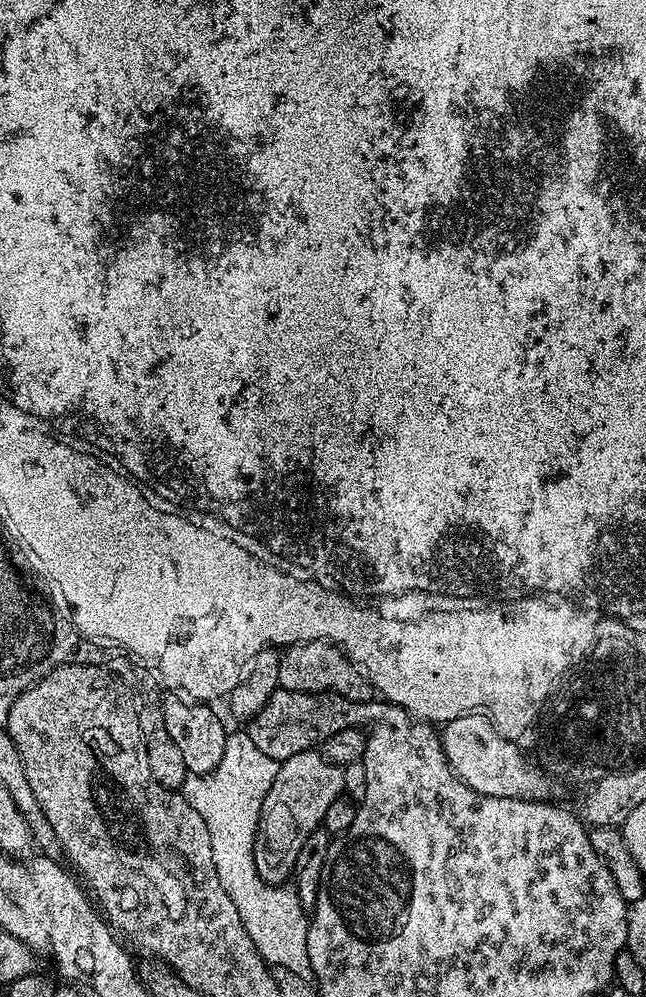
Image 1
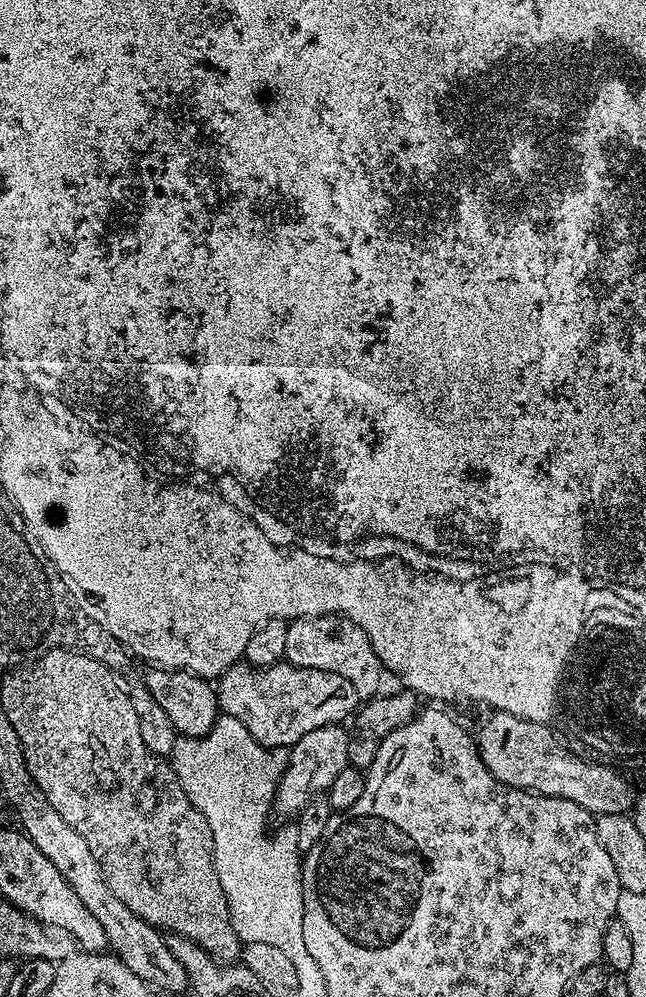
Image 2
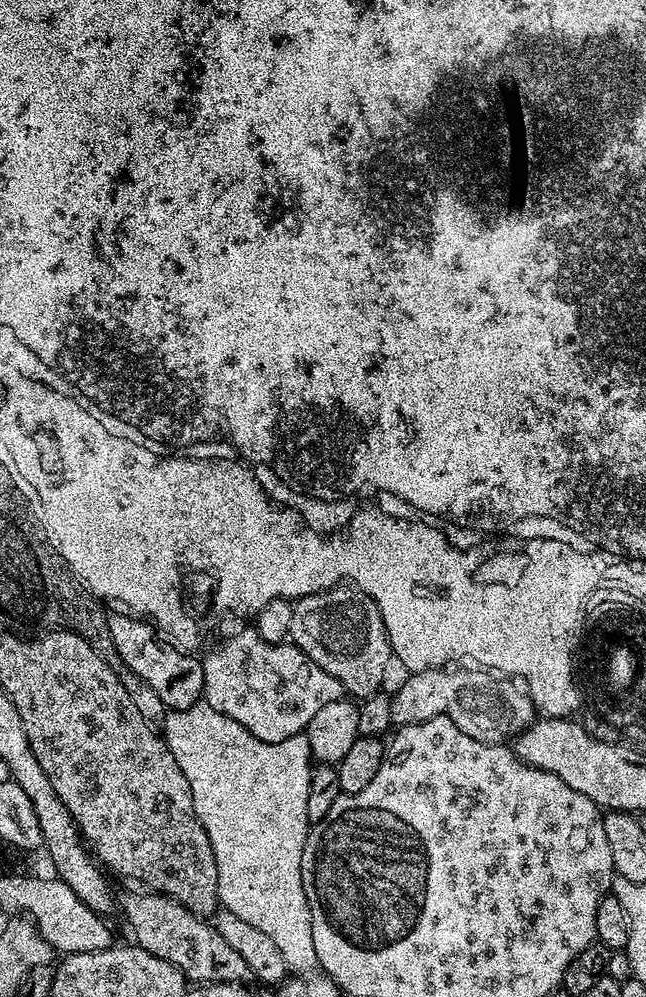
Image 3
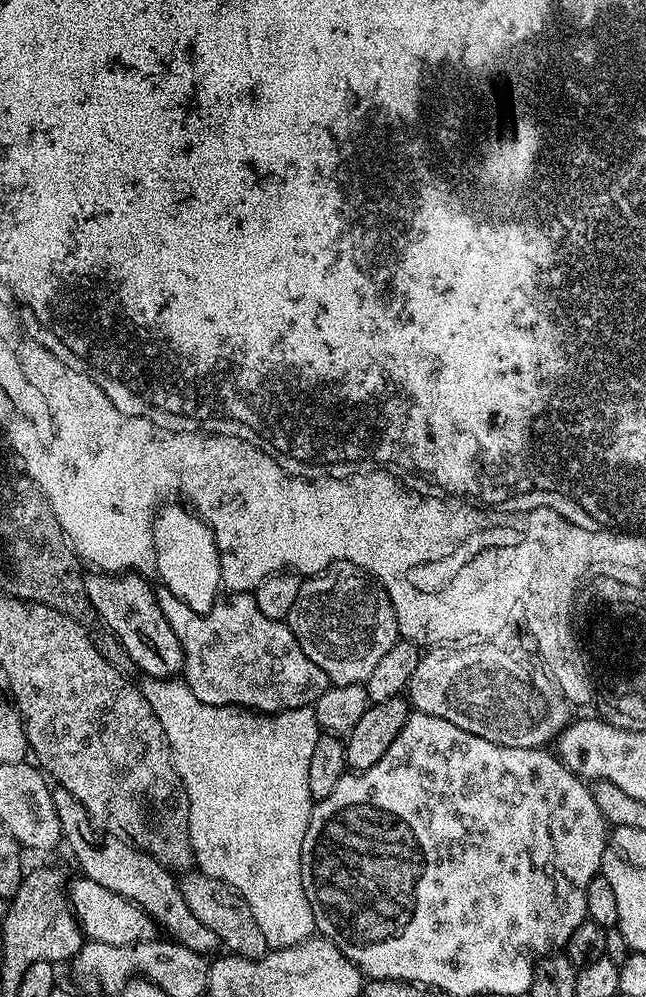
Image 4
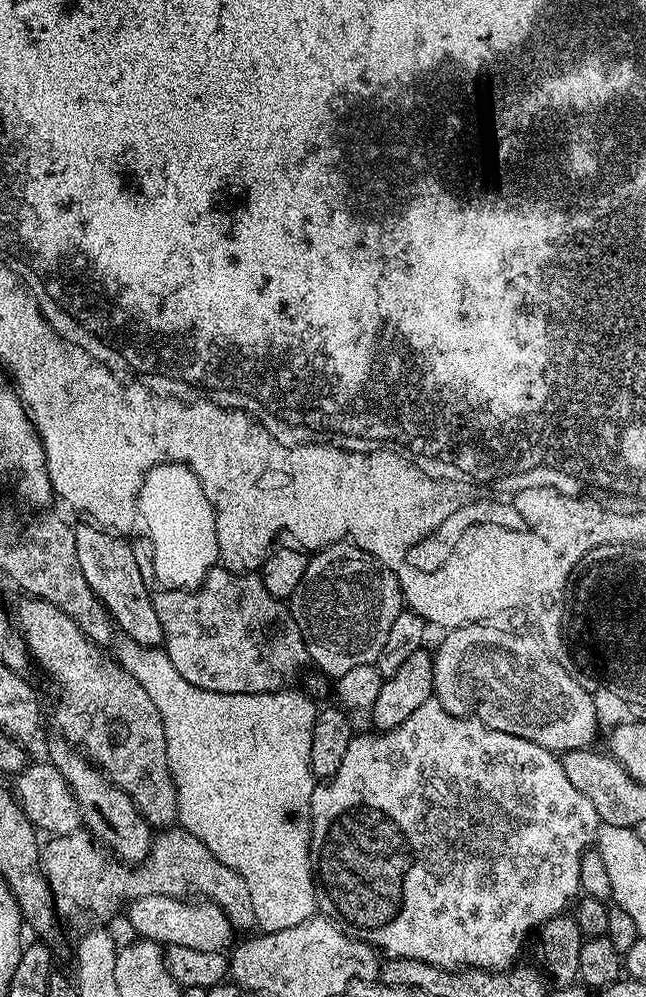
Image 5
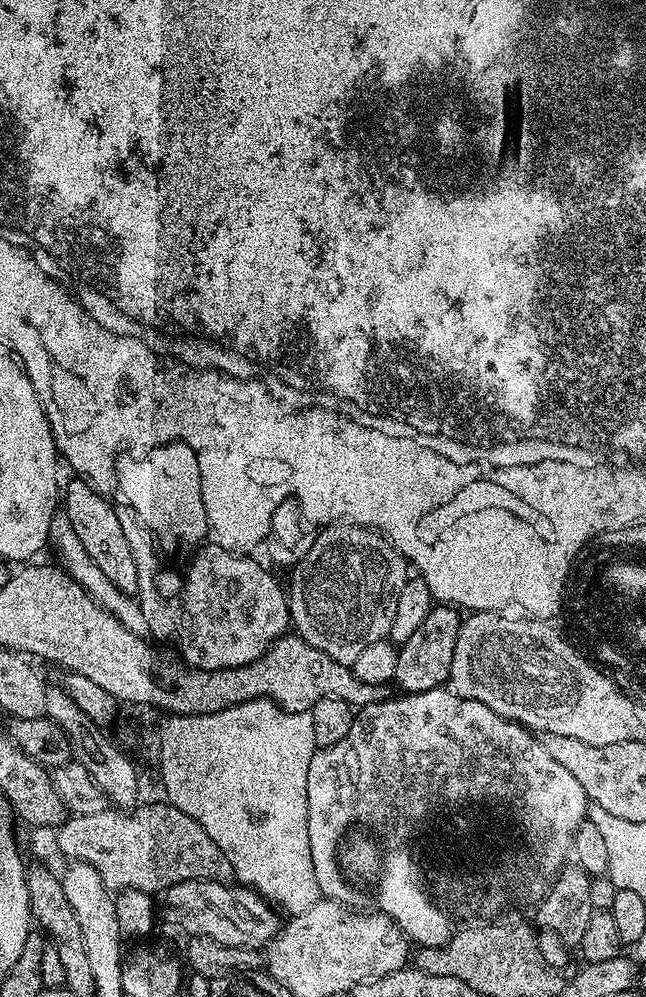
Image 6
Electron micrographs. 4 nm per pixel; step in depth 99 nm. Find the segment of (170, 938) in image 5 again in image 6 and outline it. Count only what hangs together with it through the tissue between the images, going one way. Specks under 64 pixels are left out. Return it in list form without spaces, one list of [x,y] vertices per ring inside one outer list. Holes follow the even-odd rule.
[[[218,880],[178,882],[163,893],[162,916],[177,924],[189,937],[209,936],[231,948],[263,949],[272,943],[282,927],[277,909],[249,886],[235,886]]]

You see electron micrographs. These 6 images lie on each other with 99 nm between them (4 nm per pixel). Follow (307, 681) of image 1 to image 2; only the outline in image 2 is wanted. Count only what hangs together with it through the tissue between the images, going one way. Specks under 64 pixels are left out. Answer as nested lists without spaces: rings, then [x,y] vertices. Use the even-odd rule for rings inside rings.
[[[342,615],[307,616],[305,620],[293,620],[286,630],[284,660],[299,668],[326,670],[339,674],[354,686],[357,697],[371,698],[381,691],[382,665],[370,638],[352,620]]]

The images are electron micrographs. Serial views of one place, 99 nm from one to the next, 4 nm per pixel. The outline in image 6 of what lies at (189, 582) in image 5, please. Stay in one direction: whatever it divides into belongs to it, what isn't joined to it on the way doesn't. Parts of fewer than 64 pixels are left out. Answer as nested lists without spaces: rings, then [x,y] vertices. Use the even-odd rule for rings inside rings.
[[[176,441],[163,444],[159,448],[149,449],[147,458],[119,457],[116,461],[117,491],[121,492],[127,507],[135,510],[137,520],[148,529],[149,533],[163,546],[172,550],[180,544],[199,545],[210,530],[205,489],[201,486],[201,471],[197,455],[190,446]]]

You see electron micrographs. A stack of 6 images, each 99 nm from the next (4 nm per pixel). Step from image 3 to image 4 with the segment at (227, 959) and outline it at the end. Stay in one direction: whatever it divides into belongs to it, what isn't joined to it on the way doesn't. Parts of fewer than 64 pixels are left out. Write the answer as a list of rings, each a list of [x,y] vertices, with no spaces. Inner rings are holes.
[[[53,787],[52,797],[54,810],[58,810],[63,843],[68,843],[69,850],[76,855],[76,860],[84,871],[81,873],[87,879],[98,882],[98,886],[104,886],[106,890],[137,904],[163,931],[165,928],[168,931],[165,933],[176,943],[201,954],[209,954],[208,952],[212,951],[215,953],[221,947],[221,941],[214,931],[194,918],[186,899],[180,893],[177,877],[169,869],[119,835],[99,836],[96,833],[97,825],[82,806],[82,802],[78,802],[78,798],[71,796],[65,788]]]

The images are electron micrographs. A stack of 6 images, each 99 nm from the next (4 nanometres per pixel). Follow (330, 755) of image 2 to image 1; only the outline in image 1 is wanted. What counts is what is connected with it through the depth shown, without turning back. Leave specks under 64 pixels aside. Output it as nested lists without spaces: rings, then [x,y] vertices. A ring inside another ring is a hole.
[[[323,751],[296,752],[281,763],[278,778],[274,778],[274,786],[270,786],[262,802],[252,851],[254,866],[265,882],[280,886],[287,881],[284,880],[287,876],[289,879],[295,873],[298,854],[302,854],[306,838],[323,825],[326,810],[344,795],[343,767],[332,763]]]

